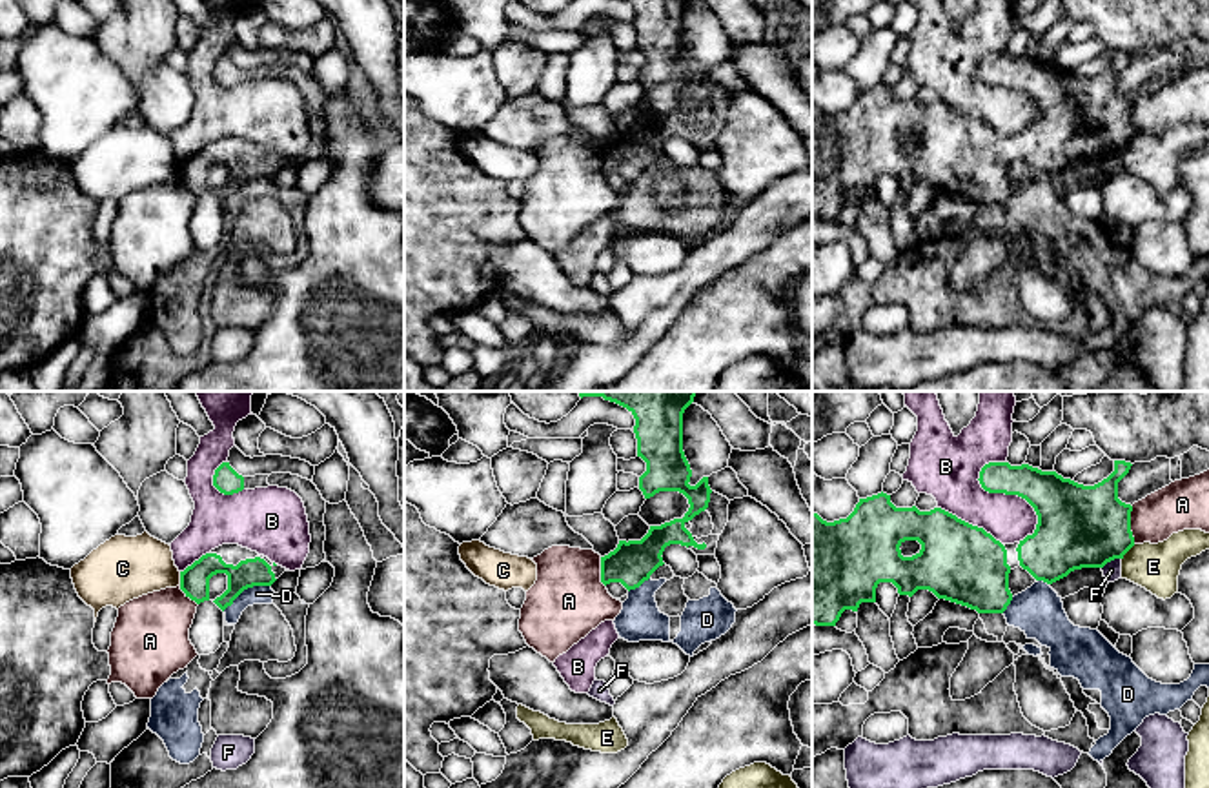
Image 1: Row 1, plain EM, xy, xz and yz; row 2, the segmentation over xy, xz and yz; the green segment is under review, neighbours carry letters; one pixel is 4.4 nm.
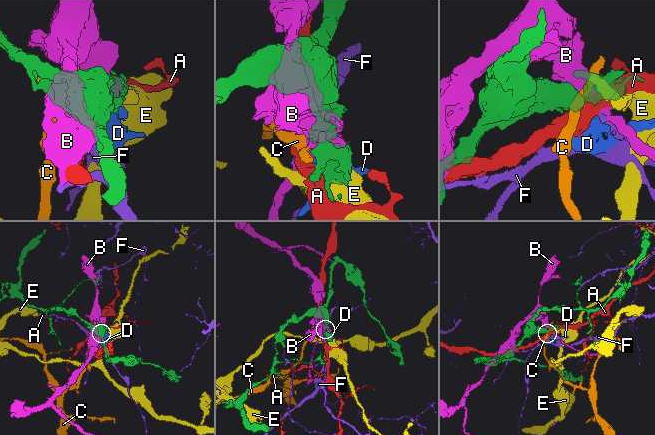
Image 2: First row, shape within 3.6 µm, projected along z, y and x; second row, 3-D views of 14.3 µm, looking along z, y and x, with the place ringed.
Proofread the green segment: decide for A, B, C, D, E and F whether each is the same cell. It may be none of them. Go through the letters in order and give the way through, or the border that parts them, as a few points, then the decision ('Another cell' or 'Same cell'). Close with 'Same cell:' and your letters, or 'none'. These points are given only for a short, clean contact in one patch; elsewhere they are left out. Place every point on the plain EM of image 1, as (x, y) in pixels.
A: Another cell
B: Another cell
C: Another cell
D: Boundary: xy (270, 177), (248, 179), (223, 202). Another cell
E: Another cell
F: Boundary: yz (1120, 150), (1115, 150), (1102, 161). Another cell
Same cell: none

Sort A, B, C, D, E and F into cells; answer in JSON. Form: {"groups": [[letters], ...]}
{"groups": [["A"], ["B"], ["C"], ["D"], ["E"], ["F"]]}

